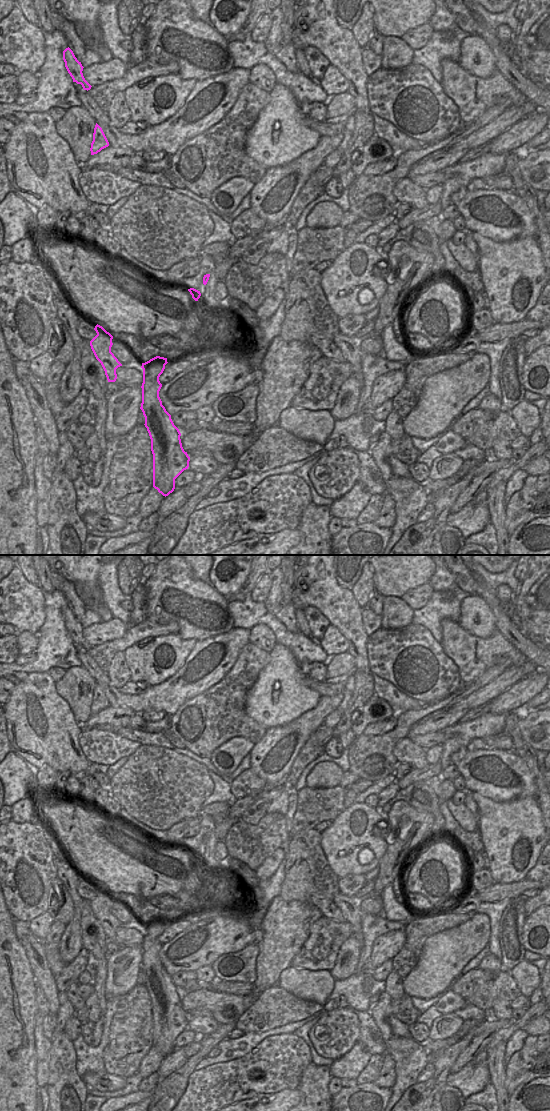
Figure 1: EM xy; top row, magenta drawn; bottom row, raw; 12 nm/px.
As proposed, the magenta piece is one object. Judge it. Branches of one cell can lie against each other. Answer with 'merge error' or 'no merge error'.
merge error

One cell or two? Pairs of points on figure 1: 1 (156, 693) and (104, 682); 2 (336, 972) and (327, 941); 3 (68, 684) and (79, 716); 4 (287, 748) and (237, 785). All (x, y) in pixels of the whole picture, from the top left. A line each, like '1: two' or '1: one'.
1: one
2: two
3: one
4: two

